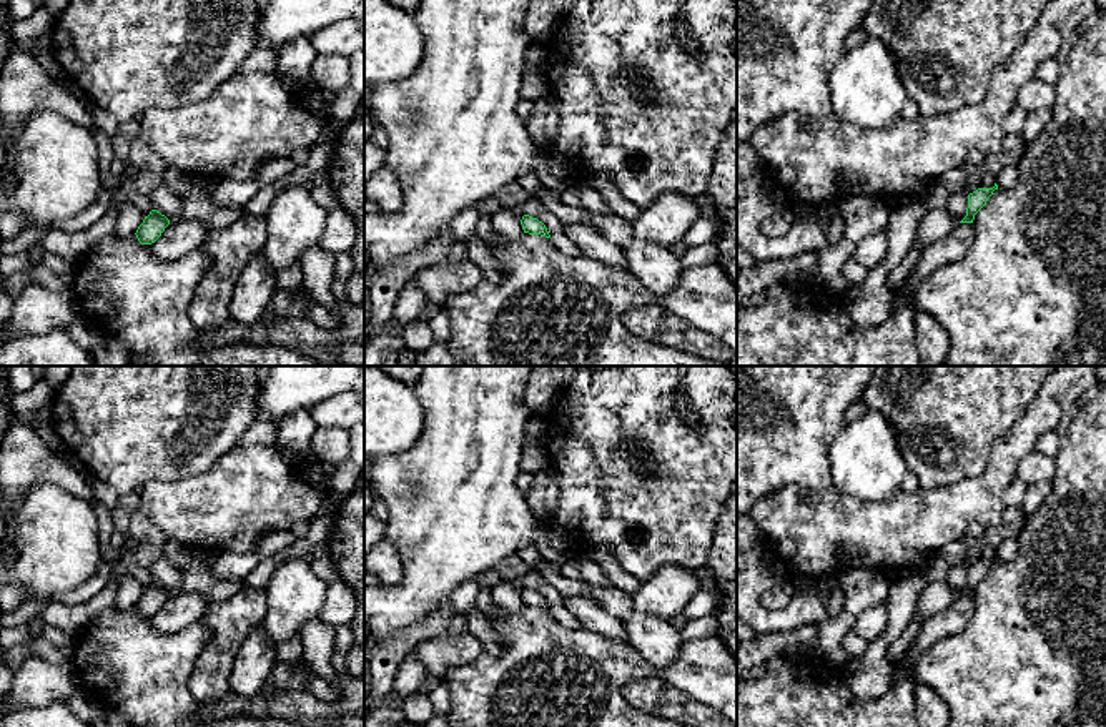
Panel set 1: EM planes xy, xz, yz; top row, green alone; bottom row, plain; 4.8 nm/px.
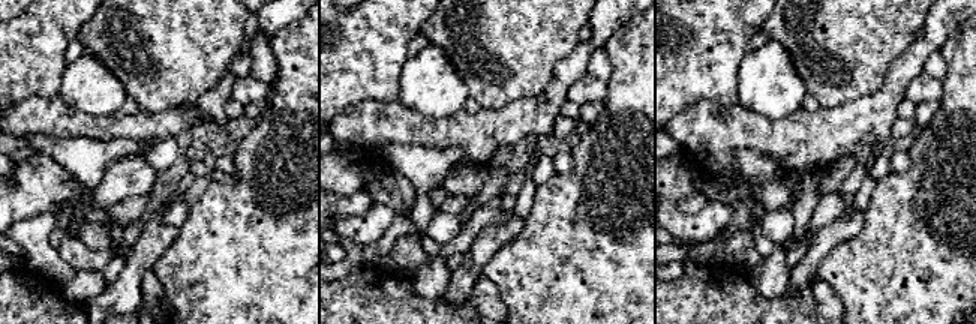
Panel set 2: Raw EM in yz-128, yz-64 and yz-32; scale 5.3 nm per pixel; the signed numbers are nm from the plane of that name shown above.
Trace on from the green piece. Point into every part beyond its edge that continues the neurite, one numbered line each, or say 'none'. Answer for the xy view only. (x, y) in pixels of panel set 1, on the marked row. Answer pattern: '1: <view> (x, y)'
none

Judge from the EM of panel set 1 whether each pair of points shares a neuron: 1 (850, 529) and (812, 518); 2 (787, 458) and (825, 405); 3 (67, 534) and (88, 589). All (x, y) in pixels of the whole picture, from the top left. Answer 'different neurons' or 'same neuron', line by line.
1: same neuron
2: same neuron
3: different neurons

